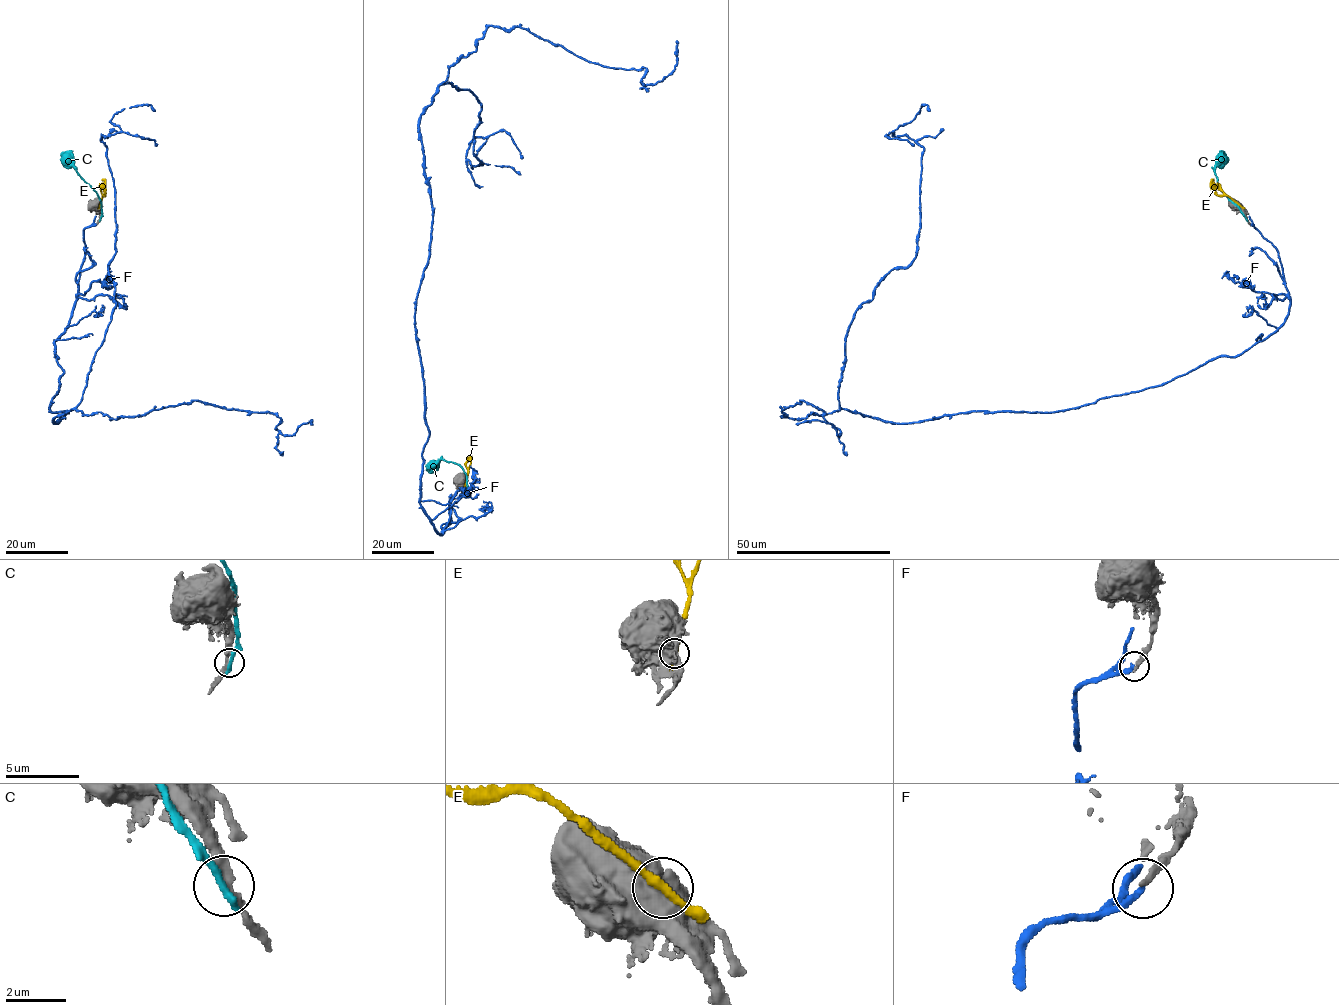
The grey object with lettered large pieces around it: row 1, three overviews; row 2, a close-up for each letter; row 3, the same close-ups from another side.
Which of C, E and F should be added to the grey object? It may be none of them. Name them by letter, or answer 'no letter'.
F

